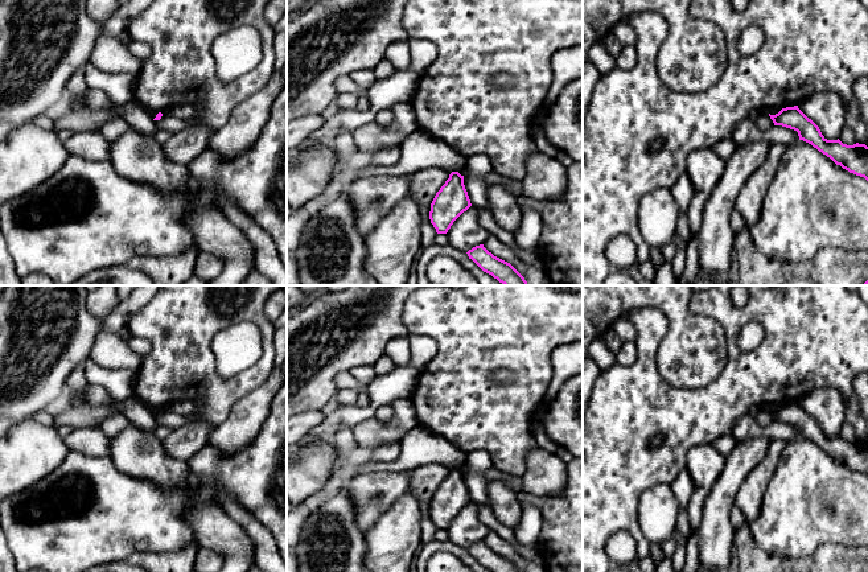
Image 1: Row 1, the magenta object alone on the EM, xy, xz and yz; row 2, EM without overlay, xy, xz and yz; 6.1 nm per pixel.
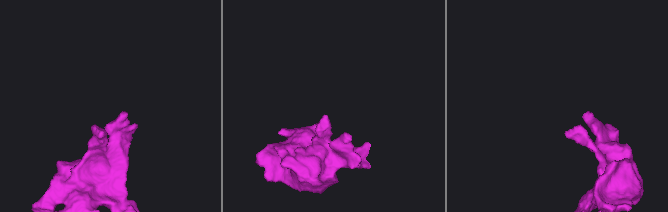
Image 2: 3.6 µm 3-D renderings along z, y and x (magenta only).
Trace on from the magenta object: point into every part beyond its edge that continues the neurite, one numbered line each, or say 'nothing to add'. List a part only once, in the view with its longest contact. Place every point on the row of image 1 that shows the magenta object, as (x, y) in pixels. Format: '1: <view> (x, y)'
nothing to add

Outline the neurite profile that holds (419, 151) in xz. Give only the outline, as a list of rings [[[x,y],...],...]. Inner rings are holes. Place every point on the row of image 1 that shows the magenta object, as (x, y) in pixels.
[[[417,129],[408,135],[400,145],[400,159],[395,165],[370,165],[357,178],[367,176],[406,176],[427,168],[441,168],[449,173],[466,166],[461,156],[447,143]]]

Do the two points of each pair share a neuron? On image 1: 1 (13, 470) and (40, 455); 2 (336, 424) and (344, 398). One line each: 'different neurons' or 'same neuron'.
1: same neuron
2: different neurons

